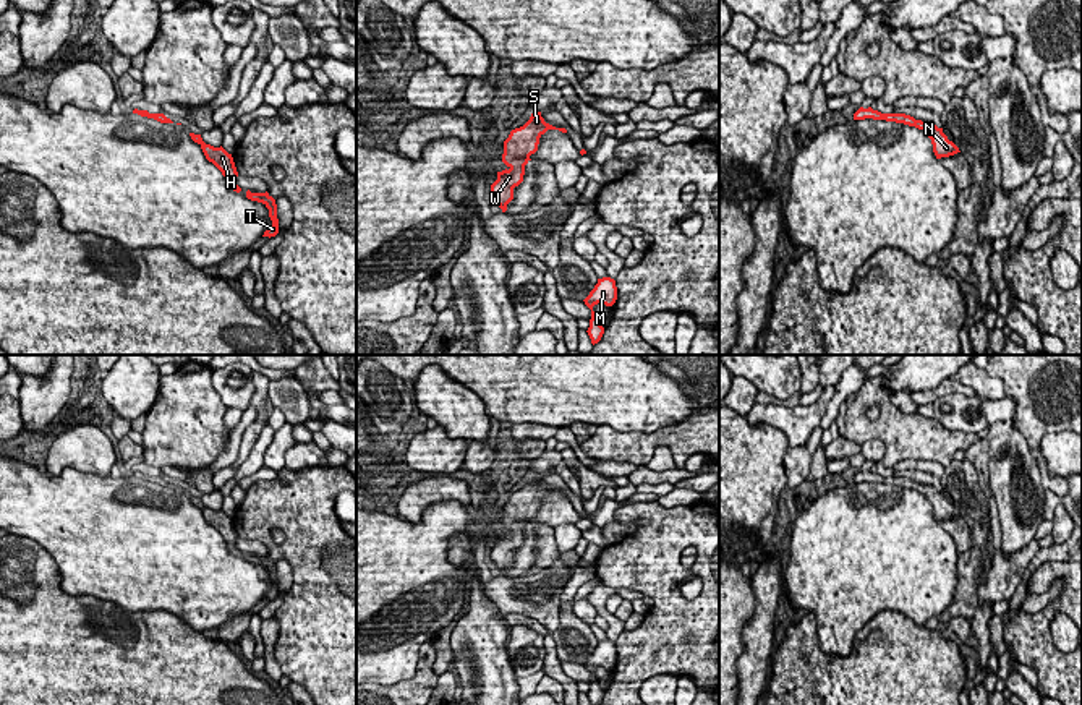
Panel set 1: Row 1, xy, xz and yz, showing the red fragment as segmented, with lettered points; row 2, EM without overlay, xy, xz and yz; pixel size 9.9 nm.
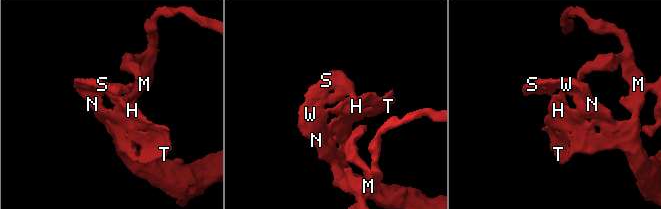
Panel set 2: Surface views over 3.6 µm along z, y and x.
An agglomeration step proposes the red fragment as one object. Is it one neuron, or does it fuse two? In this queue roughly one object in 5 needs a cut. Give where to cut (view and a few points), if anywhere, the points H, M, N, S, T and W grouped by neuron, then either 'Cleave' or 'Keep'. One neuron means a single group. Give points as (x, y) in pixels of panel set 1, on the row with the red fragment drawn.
No split. Groups: H M N S T W. Keep

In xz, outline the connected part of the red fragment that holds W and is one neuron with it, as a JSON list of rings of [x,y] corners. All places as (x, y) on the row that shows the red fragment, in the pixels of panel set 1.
[[[535,112],[523,126],[512,130],[504,141],[502,162],[507,169],[497,172],[497,180],[491,185],[491,196],[502,212],[507,211],[507,204],[513,199],[513,188],[523,182],[525,165],[531,160],[530,156],[538,151],[539,138],[547,130],[567,133],[565,128],[546,123],[541,112]]]

